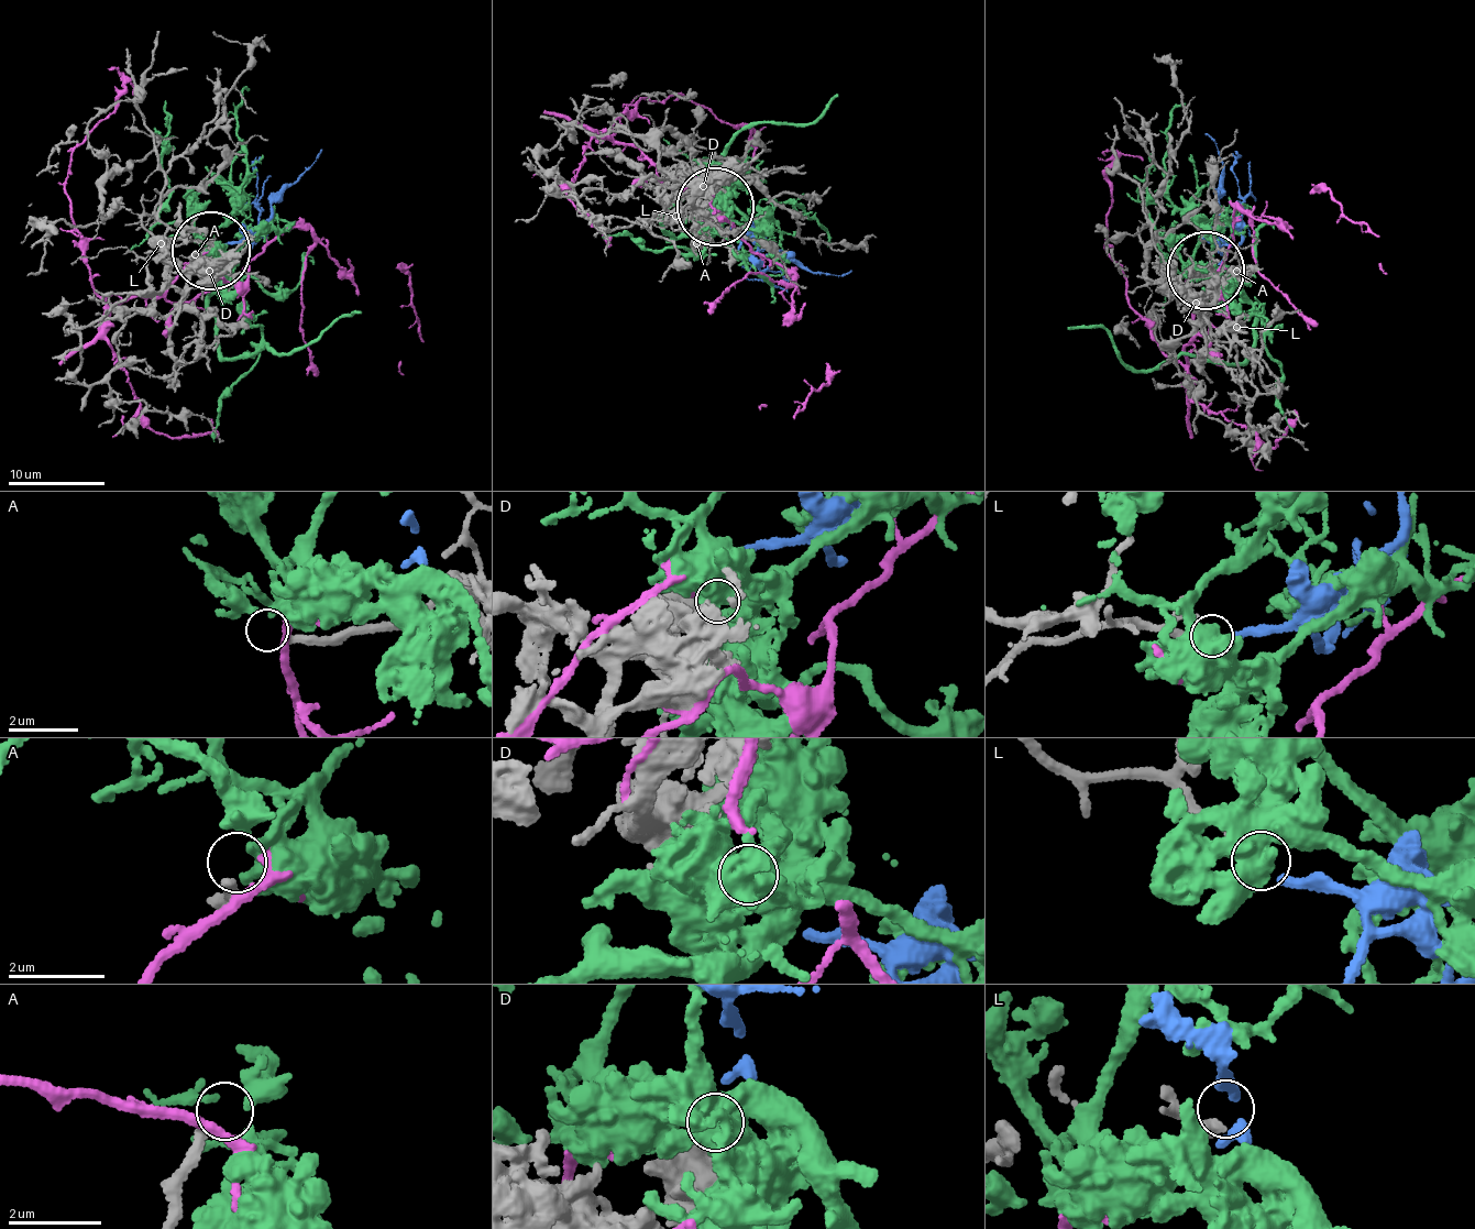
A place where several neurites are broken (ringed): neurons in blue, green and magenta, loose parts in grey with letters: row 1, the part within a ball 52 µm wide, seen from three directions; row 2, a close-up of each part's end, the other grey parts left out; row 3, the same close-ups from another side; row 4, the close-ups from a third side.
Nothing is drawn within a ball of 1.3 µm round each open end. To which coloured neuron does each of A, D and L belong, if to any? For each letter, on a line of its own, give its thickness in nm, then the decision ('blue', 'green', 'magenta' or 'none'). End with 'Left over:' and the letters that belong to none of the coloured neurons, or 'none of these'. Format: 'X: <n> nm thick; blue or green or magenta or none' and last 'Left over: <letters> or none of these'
A: 240 nm thick; none
D: 500 nm thick; green
L: 190 nm thick; blue
Left over: A

